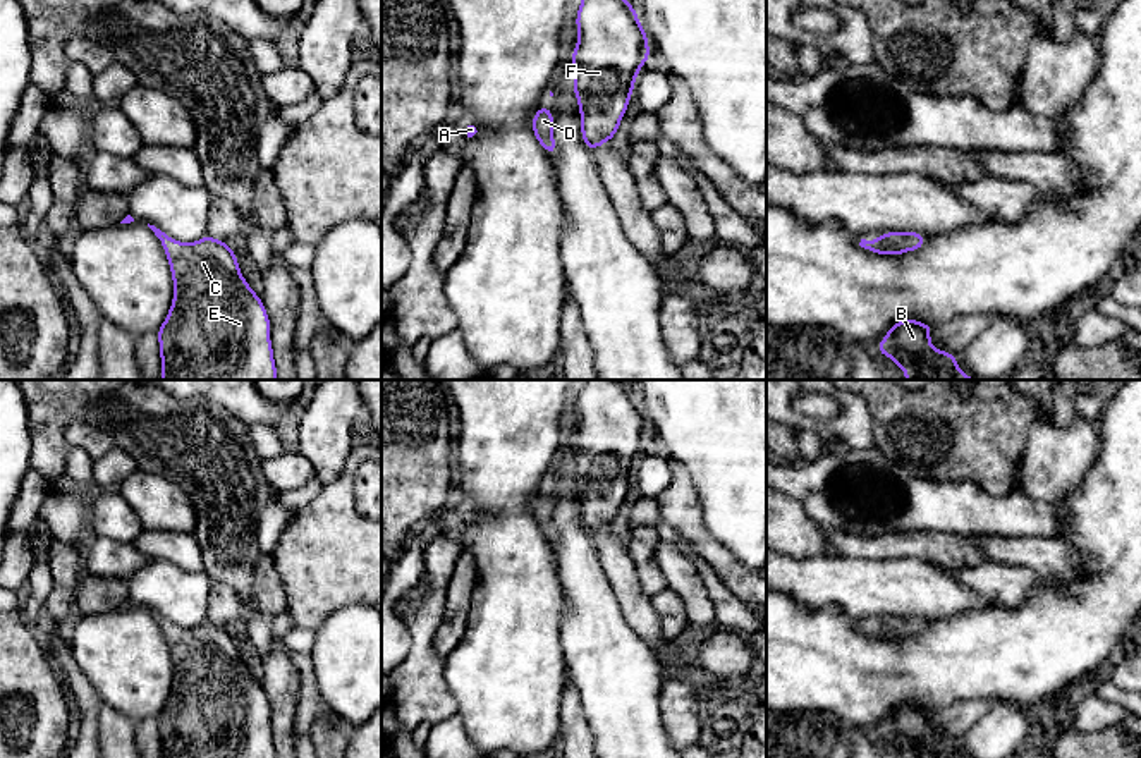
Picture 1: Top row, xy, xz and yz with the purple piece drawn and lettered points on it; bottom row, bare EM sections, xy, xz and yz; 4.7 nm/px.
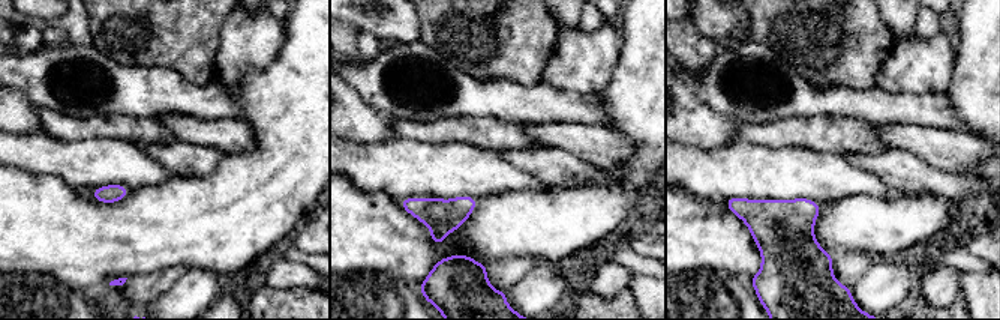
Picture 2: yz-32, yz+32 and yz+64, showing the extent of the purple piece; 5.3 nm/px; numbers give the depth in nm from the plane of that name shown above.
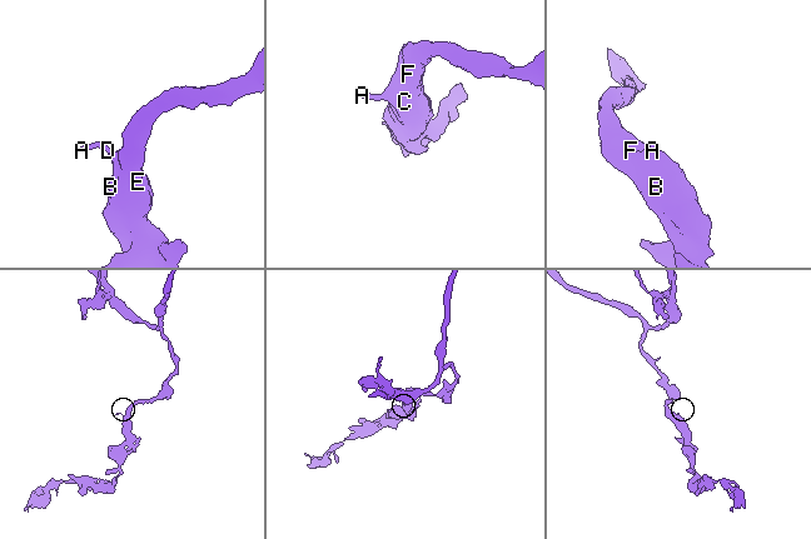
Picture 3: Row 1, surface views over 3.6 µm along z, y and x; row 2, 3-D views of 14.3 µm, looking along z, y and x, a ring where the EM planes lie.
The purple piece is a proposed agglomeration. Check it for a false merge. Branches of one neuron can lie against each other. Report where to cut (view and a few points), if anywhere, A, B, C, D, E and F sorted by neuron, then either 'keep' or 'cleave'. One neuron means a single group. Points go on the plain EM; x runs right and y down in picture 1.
no cut | A B C D E F | keep

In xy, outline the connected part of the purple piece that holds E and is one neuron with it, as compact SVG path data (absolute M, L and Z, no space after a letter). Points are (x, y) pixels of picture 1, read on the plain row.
M155 610L148 612L163 629L174 663L174 688L160 712L163 758L277 758L270 729L270 703L261 682L241 660L235 638L210 620L184 629Z

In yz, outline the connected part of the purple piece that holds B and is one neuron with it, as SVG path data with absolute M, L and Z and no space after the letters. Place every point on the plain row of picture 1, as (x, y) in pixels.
M900 705L875 736L887 739L906 758L962 758L955 739L937 736L930 729L931 713L933 710L918 705Z

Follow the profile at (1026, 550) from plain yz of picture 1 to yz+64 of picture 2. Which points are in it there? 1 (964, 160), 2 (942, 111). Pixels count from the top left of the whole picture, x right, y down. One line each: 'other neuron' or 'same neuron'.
1: same neuron
2: other neuron

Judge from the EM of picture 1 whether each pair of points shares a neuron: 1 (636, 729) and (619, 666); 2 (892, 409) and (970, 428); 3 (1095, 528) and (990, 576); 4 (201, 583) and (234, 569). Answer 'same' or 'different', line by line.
1: same
2: same
3: different
4: different

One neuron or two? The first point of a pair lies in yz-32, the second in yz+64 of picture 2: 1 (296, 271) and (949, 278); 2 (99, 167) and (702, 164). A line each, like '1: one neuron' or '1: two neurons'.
1: one neuron
2: one neuron

